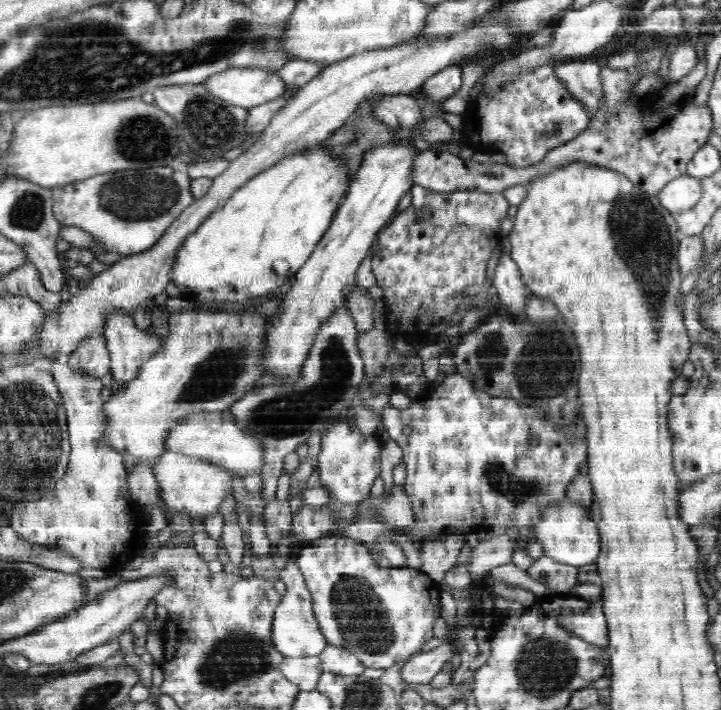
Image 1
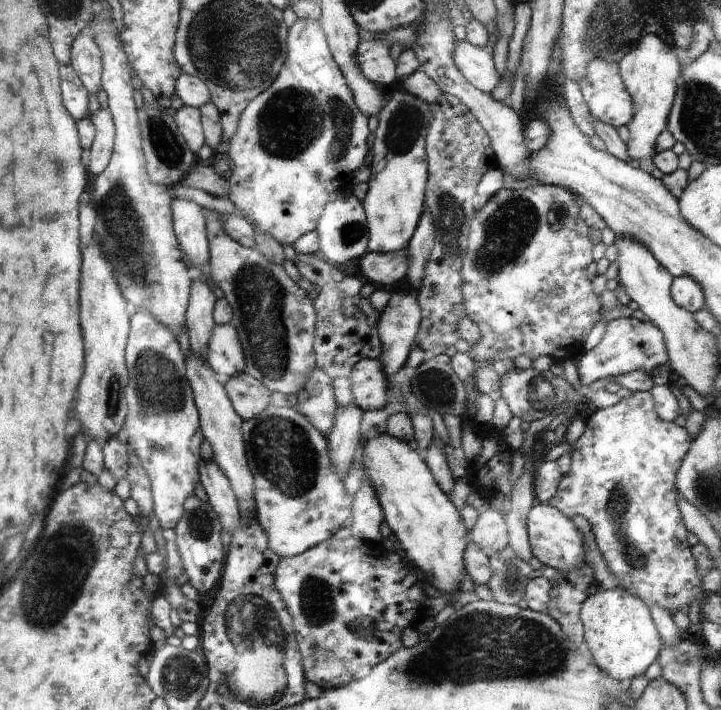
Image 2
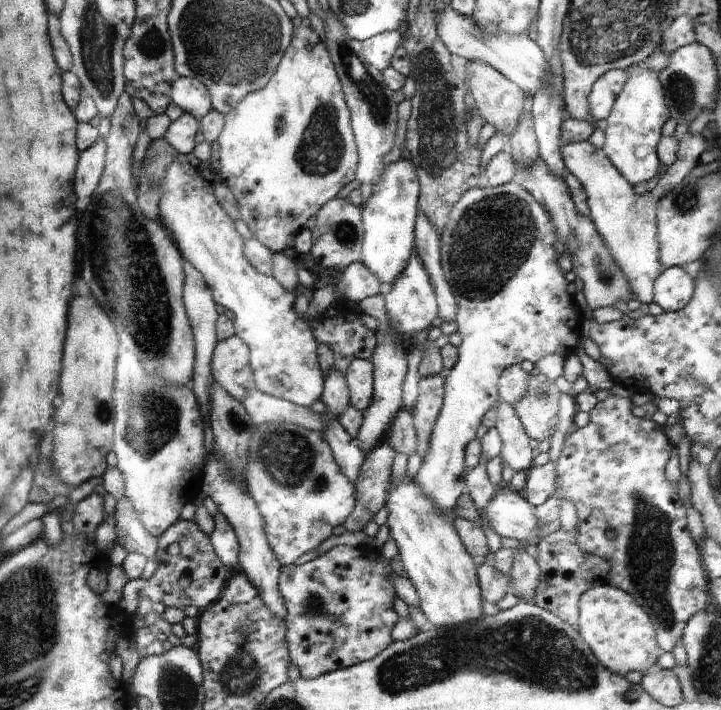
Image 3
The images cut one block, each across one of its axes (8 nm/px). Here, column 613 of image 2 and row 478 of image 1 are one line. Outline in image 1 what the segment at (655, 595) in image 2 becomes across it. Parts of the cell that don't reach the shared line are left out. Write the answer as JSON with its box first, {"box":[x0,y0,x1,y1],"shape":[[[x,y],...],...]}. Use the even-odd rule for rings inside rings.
{"box":[382,372,589,542],"shape":[[[458,372],[446,374],[434,390],[428,388],[403,411],[387,404],[382,411],[382,424],[390,440],[403,449],[407,478],[402,488],[415,515],[412,526],[396,530],[422,542],[428,537],[466,533],[476,522],[490,526],[516,526],[518,529],[531,529],[539,523],[544,509],[566,499],[568,485],[576,480],[576,476],[588,475],[589,467],[588,432],[582,416],[576,424],[556,428],[547,416],[538,418],[536,412],[543,414],[540,410],[524,408],[524,404],[516,404],[512,398],[498,398],[480,392]]]}

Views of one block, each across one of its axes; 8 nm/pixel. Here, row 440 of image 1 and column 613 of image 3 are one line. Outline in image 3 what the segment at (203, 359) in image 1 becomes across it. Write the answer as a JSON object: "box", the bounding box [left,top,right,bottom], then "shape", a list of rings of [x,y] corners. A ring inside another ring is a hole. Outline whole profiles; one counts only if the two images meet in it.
{"box":[602,64,671,186],"shape":[[[645,64],[628,67],[627,70],[630,78],[626,80],[621,95],[613,105],[613,111],[606,118],[606,140],[602,149],[622,178],[630,186],[635,186],[641,182],[649,182],[659,174],[660,160],[656,146],[663,136],[662,126],[671,116],[658,73],[648,69]]]}

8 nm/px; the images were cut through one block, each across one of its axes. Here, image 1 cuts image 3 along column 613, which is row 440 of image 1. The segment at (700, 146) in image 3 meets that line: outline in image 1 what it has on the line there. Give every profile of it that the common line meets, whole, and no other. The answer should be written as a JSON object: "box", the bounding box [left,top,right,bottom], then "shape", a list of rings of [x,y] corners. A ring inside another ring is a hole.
{"box":[164,411,264,478],"shape":[[[223,411],[192,413],[180,419],[168,433],[164,449],[207,461],[243,478],[261,474],[264,468],[264,448],[261,448],[252,434],[238,429],[236,423]]]}

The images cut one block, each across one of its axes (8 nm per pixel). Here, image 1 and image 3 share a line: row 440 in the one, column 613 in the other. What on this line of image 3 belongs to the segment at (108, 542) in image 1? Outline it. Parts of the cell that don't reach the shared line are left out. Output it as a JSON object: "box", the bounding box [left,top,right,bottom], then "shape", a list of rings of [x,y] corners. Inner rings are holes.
{"box":[588,69,629,121],"shape":[[[613,69],[596,81],[590,92],[588,104],[590,116],[595,121],[608,118],[629,78],[628,70]]]}

